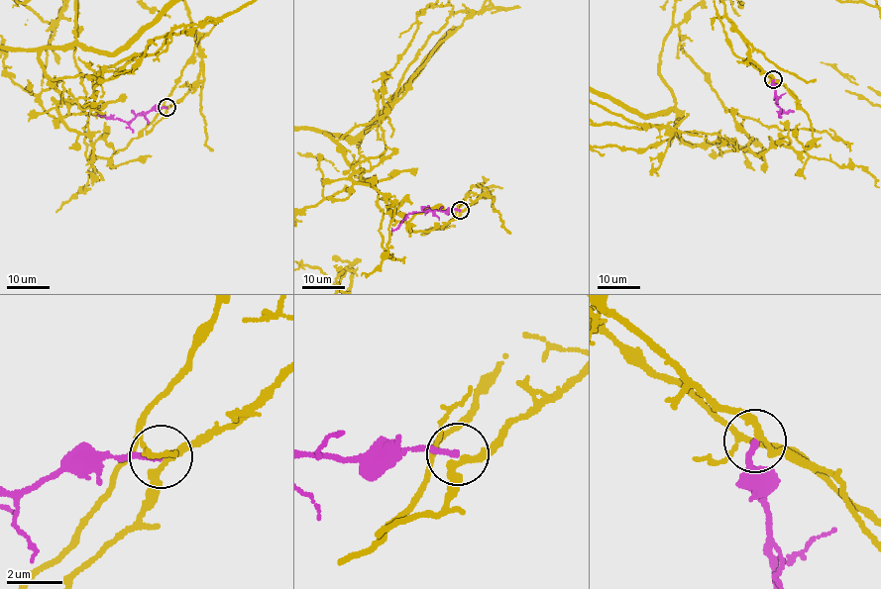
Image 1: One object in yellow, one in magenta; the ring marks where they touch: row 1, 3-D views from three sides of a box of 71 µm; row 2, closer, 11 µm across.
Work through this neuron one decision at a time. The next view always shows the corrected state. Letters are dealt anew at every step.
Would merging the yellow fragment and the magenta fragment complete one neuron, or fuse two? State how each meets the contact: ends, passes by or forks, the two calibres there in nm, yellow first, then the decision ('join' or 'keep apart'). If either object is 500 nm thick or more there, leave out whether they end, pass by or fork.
yellow passes by | magenta ends | 240/200 nm | join

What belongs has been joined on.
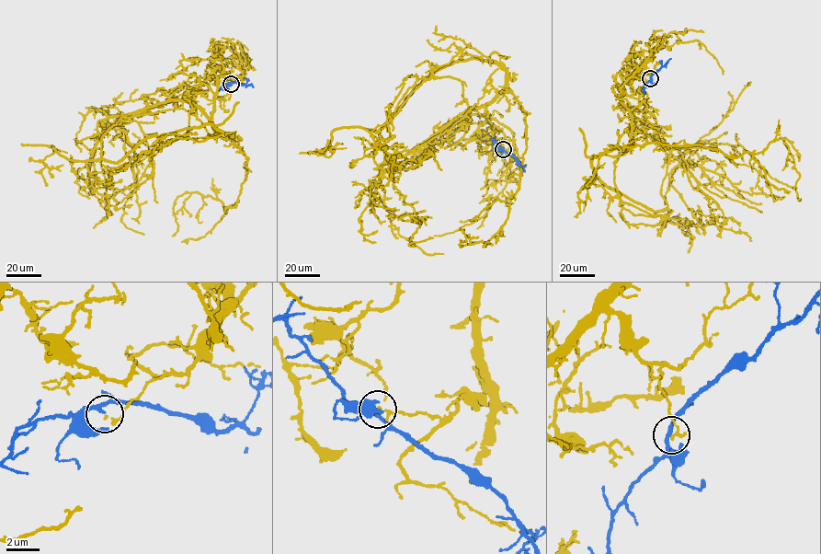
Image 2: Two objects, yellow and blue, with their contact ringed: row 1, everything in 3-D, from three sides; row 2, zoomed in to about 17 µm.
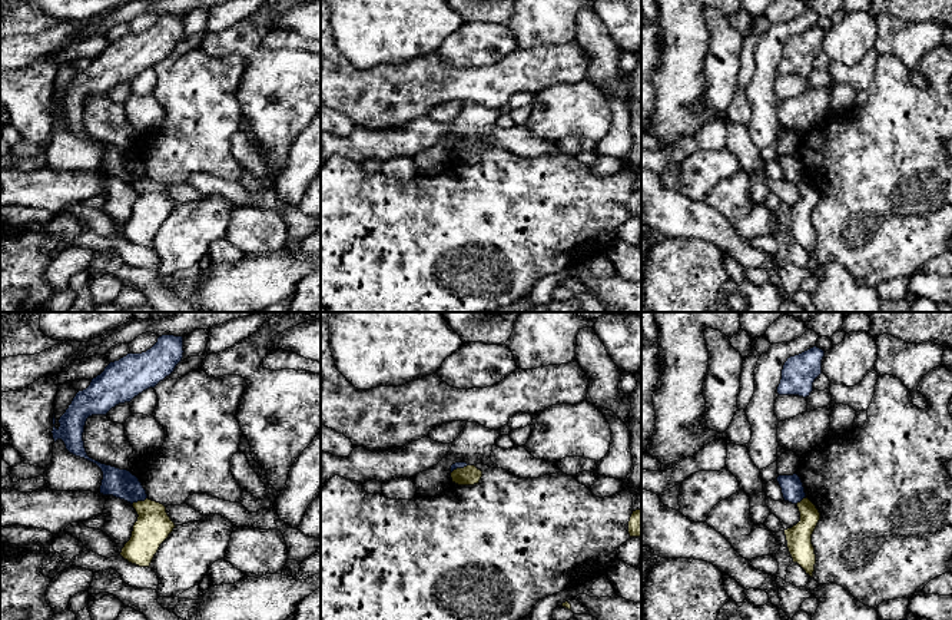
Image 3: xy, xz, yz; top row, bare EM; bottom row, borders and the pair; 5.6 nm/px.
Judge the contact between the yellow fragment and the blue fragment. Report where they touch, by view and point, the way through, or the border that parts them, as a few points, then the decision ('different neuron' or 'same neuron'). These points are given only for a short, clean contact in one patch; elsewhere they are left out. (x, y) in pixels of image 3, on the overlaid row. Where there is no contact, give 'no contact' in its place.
xy (139, 501) | along xy (146, 497), (132, 504) | different neuron

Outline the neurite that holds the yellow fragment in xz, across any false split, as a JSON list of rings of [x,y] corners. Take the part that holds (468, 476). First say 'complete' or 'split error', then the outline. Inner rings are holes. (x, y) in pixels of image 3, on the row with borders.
complete; [[[467,465],[464,468],[457,468],[451,473],[452,483],[458,485],[474,485],[478,484],[482,477],[482,471],[475,465]]]

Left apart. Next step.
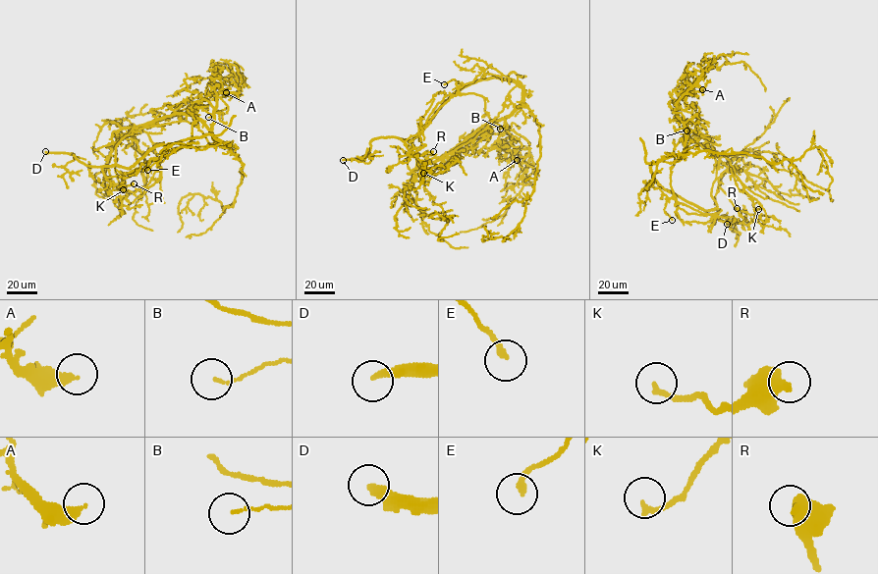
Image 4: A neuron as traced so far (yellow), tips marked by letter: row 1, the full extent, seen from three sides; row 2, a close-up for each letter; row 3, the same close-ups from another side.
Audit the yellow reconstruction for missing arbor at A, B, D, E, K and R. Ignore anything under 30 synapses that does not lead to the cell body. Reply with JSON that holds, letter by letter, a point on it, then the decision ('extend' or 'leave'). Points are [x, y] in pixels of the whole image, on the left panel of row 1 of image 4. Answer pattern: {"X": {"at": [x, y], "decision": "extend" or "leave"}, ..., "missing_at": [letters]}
{"A": {"at": [226, 92], "decision": "leave"}, "B": {"at": [208, 117], "decision": "leave"}, "D": {"at": [45, 151], "decision": "extend"}, "E": {"at": [147, 170], "decision": "leave"}, "K": {"at": [123, 189], "decision": "leave"}, "R": {"at": [134, 183], "decision": "leave"}, "missing_at": ["D"]}

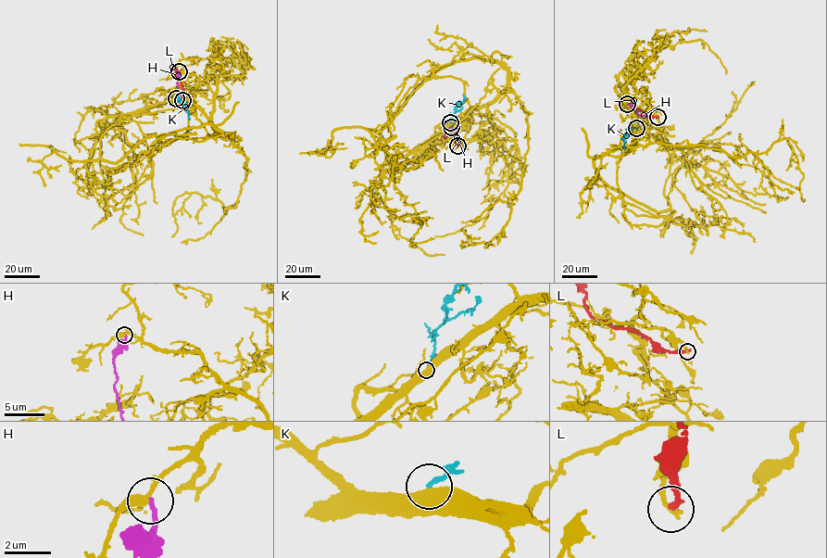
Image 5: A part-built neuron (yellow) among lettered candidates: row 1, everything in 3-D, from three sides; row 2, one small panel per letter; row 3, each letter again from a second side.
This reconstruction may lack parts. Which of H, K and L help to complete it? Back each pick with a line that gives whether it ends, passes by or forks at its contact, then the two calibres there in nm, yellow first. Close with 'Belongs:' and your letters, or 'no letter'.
Belongs: no letter

